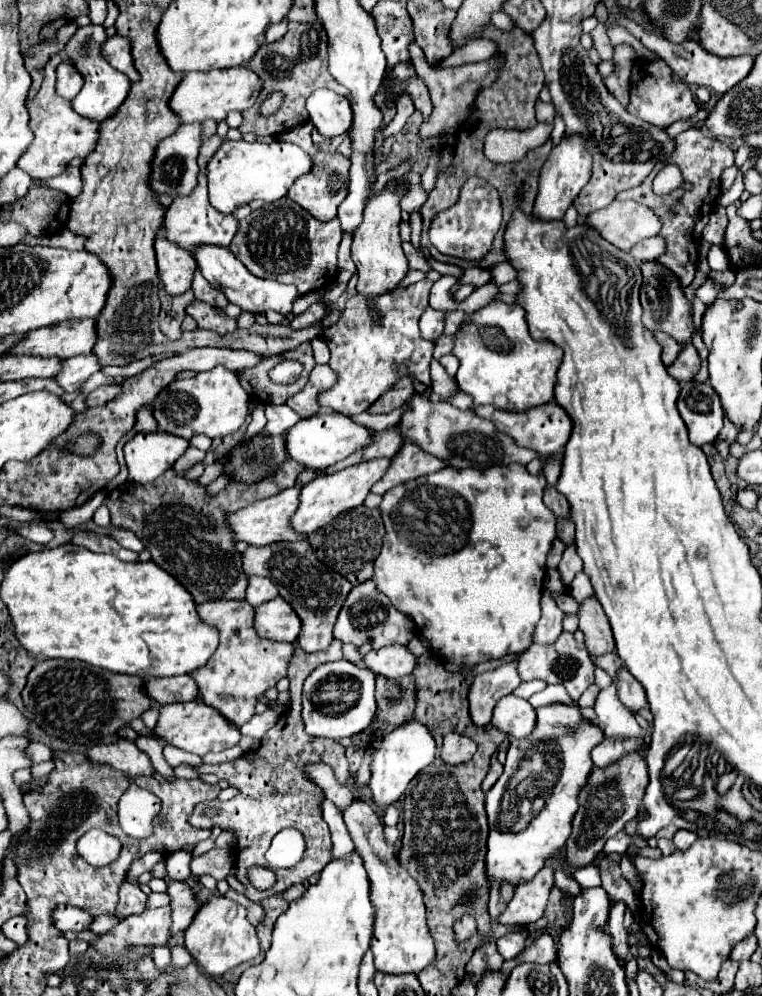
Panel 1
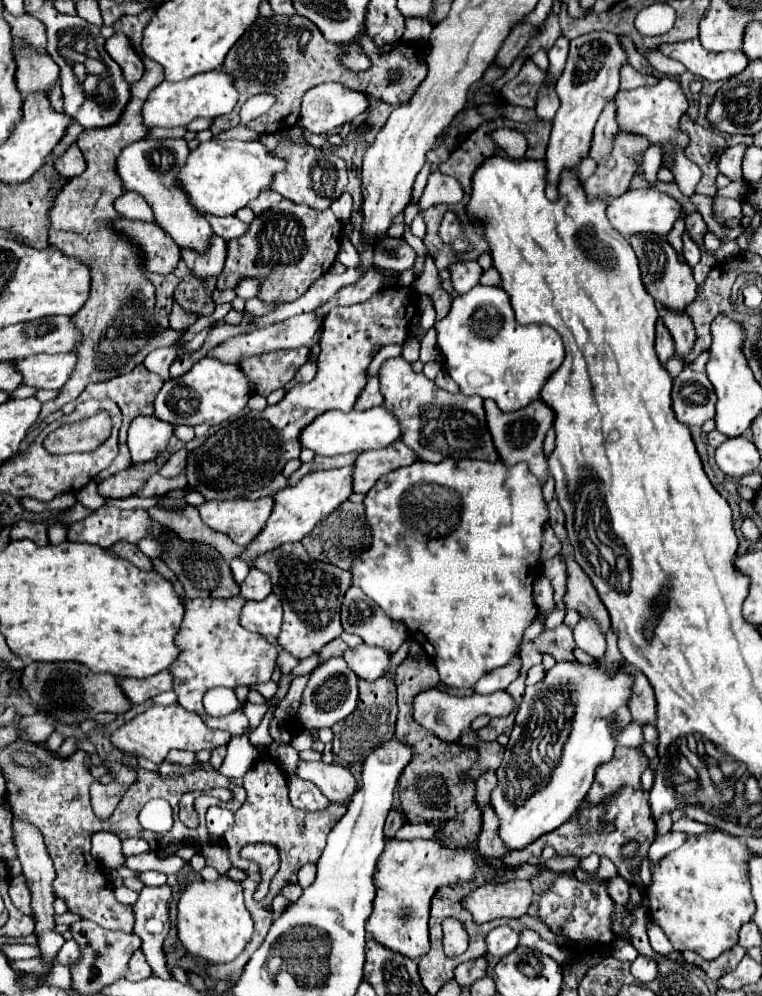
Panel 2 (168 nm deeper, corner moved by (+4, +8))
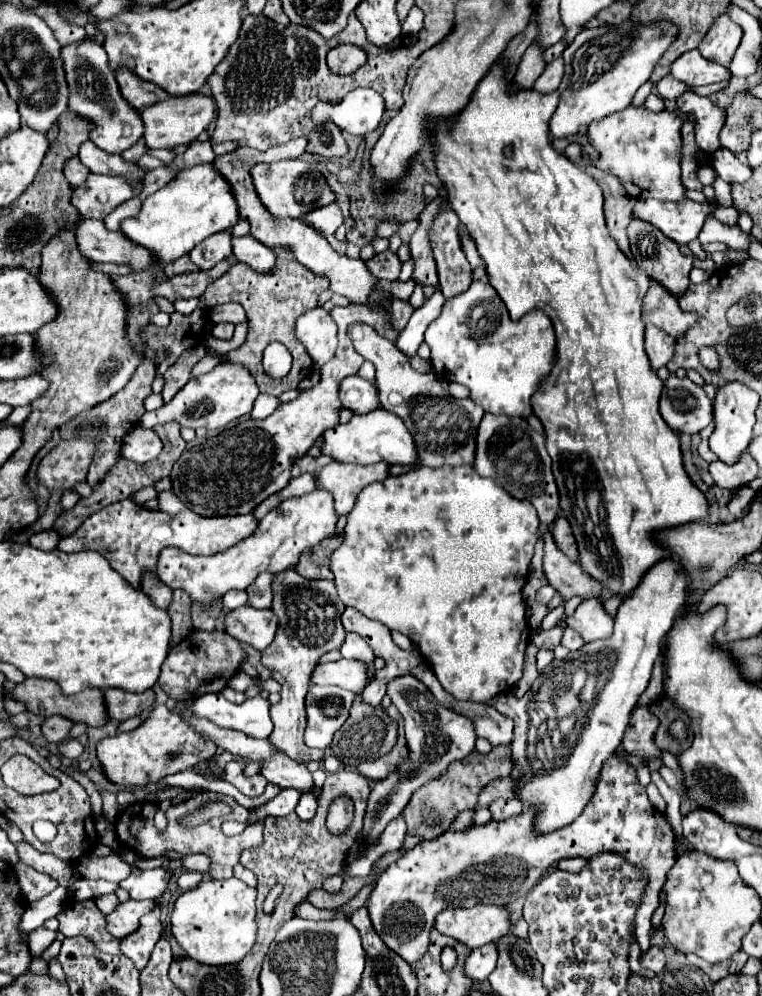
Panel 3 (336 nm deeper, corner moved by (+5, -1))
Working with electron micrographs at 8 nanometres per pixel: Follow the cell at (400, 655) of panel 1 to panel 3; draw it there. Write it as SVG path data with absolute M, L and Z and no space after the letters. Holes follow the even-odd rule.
M339 659L335 663L321 663L313 671L311 681L317 685L337 685L353 693L361 693L367 685L369 665L353 659Z

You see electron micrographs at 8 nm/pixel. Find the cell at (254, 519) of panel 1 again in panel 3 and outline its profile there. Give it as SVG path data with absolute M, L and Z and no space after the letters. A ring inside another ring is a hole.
M131 499L111 503L101 511L87 517L87 521L77 529L77 533L63 537L59 541L61 551L97 551L101 553L111 567L123 575L131 585L139 587L141 569L153 569L157 563L157 553L163 547L179 547L191 555L215 555L227 551L241 543L245 537L253 535L257 529L257 517L235 515L235 517L201 517L191 509L185 509L181 515L169 517L163 511L147 511L143 505L133 503Z

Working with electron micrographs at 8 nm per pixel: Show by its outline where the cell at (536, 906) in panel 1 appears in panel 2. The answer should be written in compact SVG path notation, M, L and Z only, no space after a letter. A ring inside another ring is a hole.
M510 880L506 884L486 884L470 892L462 898L462 906L472 914L472 920L476 924L484 924L496 918L520 918L528 912L528 906L532 904L532 886L528 880Z

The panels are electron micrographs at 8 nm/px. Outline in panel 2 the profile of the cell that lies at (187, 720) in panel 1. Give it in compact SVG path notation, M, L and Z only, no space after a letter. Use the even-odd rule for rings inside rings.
M180 704L176 706L150 706L146 712L132 718L128 724L120 726L116 732L112 732L112 746L118 748L124 754L132 754L136 758L146 758L150 762L160 764L170 750L214 750L216 746L228 744L230 734L222 730L208 728L198 714L186 712Z

